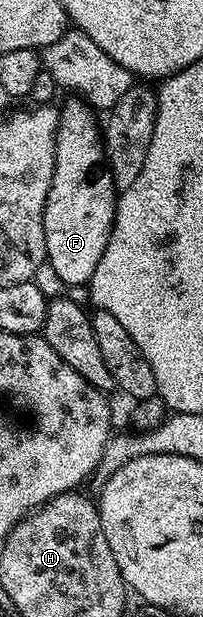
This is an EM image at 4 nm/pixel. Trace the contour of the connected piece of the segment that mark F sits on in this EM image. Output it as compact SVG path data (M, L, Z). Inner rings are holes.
M72 96L65 106L61 105L59 107L60 119L58 120L58 128L56 129L56 159L54 160L54 176L52 177L52 190L46 196L46 208L44 209L44 235L46 236L46 261L48 262L51 268L54 268L54 272L56 273L56 282L62 284L65 282L65 287L71 288L76 286L85 286L87 287L88 283L92 281L92 277L94 276L94 268L98 268L98 260L102 260L102 256L106 252L106 244L110 240L110 236L112 235L112 225L116 223L116 204L118 201L118 191L116 186L112 182L112 173L108 171L108 158L104 155L104 136L102 133L101 123L96 122L96 117L98 117L97 111L93 109L93 107L89 106L87 102L81 100L79 97Z

